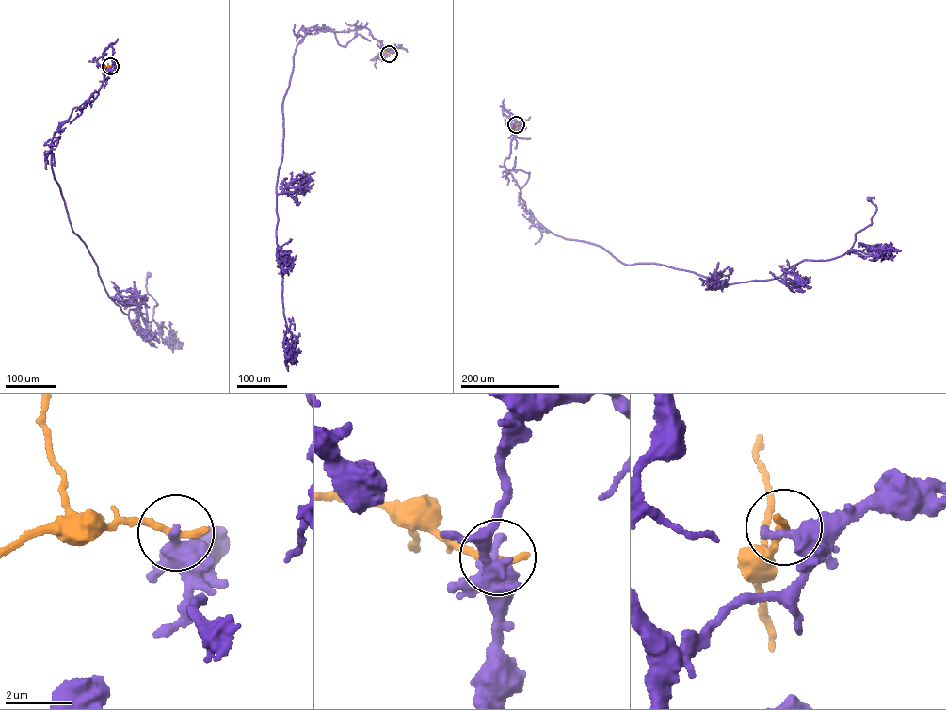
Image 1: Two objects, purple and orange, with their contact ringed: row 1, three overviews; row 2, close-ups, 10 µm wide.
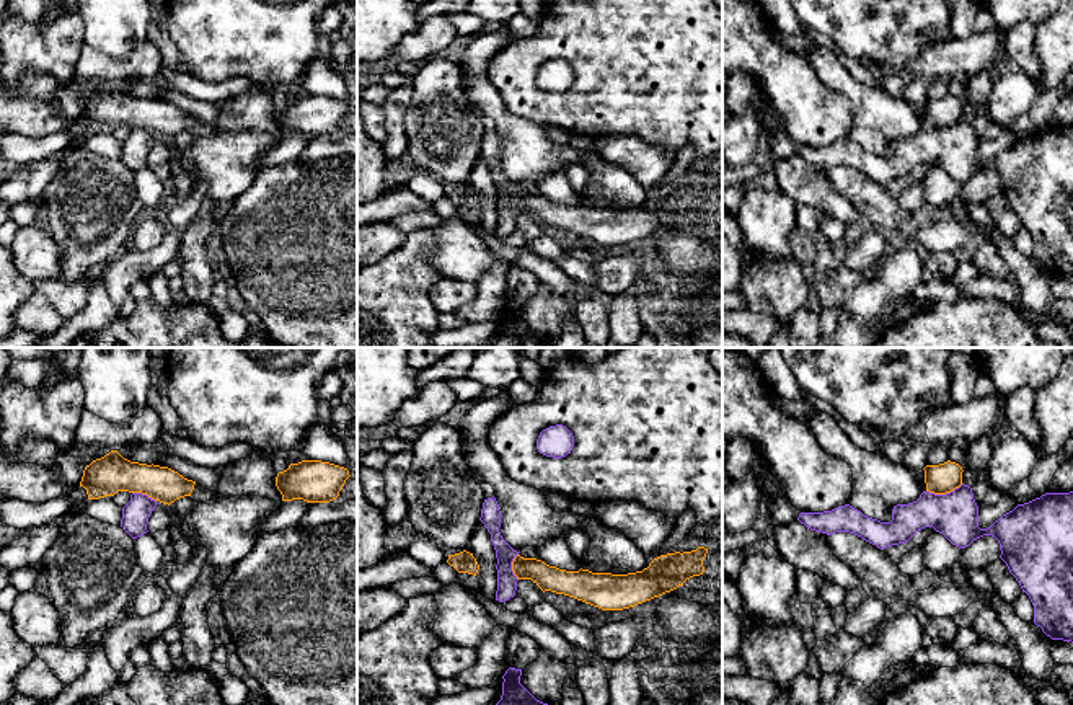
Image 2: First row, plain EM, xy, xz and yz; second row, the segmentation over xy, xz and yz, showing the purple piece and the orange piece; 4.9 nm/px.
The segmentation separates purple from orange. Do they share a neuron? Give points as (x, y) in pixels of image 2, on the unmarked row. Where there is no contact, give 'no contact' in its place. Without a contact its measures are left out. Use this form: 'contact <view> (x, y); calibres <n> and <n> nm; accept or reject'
contact yz (946, 128); calibres 220 and 150 nm; reject

